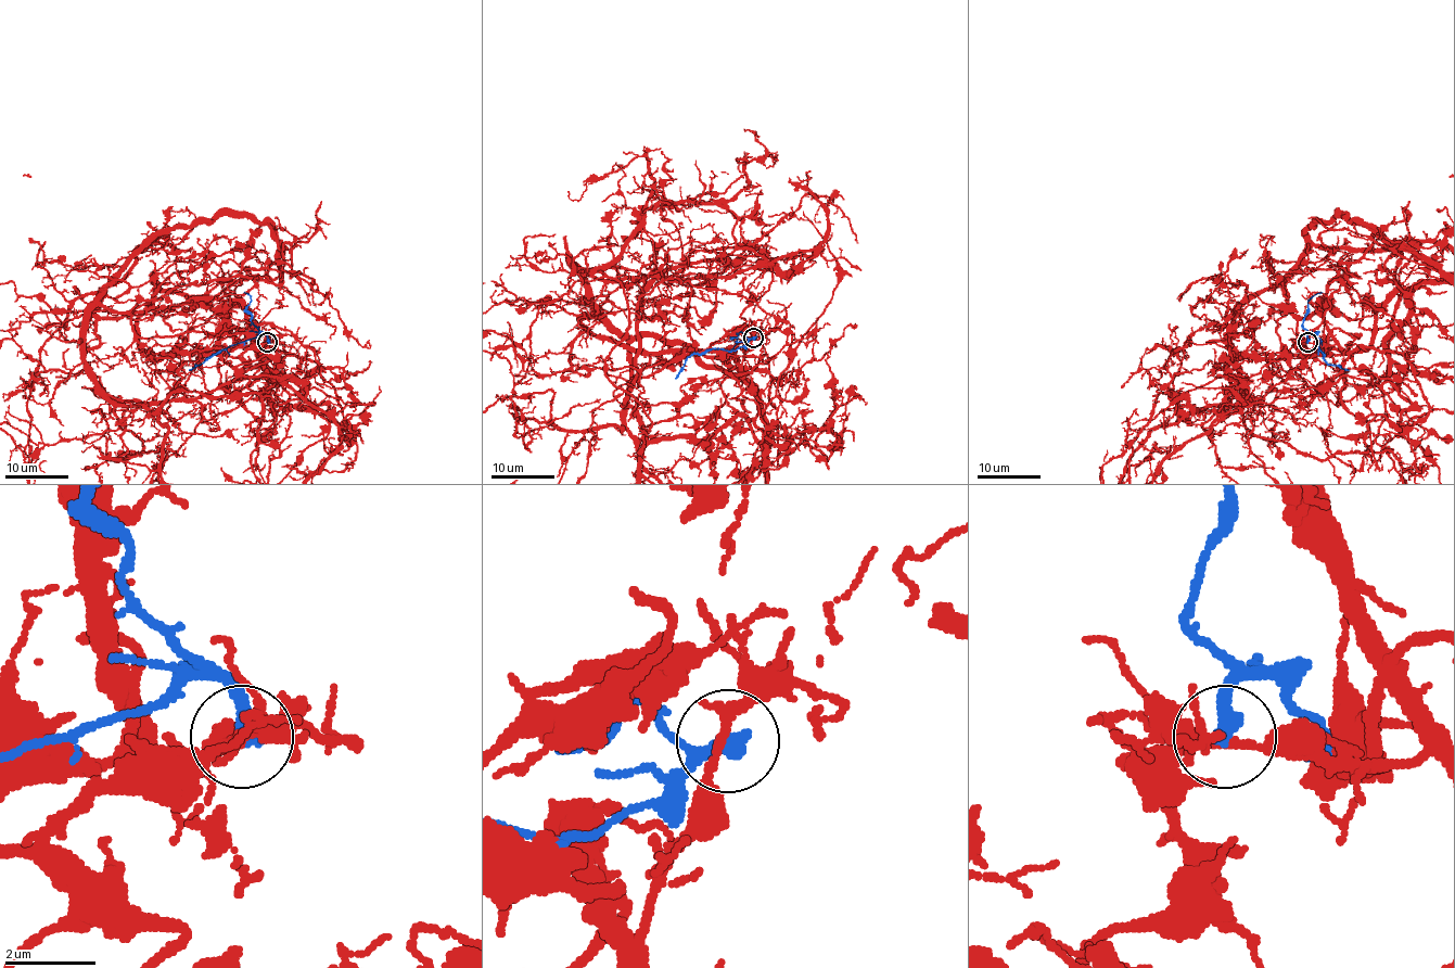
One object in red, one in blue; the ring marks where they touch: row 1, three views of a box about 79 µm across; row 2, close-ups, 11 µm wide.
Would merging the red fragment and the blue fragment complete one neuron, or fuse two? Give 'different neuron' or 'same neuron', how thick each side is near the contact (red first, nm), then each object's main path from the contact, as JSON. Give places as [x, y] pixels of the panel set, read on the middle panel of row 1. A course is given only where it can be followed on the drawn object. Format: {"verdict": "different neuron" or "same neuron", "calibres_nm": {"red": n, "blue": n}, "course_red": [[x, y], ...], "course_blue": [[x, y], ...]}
{"verdict": "different neuron", "calibres_nm": {"red": 190, "blue": 420}, "course_red": [[752, 336], [758, 294], [683, 280], [811, 252], [794, 182], [775, 244], [658, 315], [686, 348]], "course_blue": [[754, 336], [730, 352], [693, 353], [675, 378]]}

